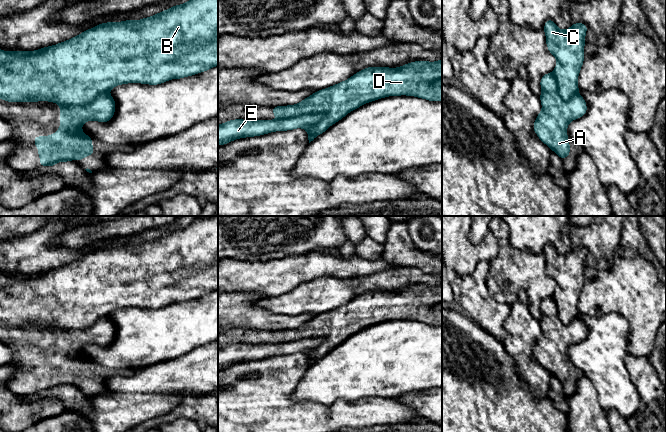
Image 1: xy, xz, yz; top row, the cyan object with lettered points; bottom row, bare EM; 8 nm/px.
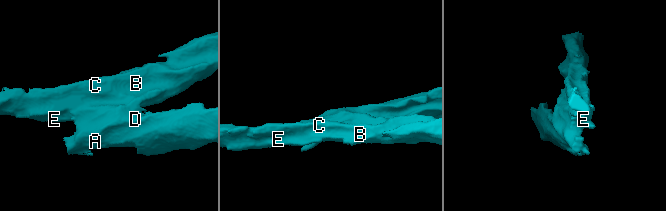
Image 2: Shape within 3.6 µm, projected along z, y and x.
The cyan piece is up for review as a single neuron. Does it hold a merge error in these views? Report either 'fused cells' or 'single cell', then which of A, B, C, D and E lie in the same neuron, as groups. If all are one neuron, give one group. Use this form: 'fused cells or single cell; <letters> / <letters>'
fused cells; A D / B C E

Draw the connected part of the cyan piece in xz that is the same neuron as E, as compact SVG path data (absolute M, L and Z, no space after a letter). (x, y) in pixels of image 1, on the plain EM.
M306 338L281 344L244 344L234 343L218 349L218 370L238 362L255 361L275 355L306 353L315 349L323 338Z

